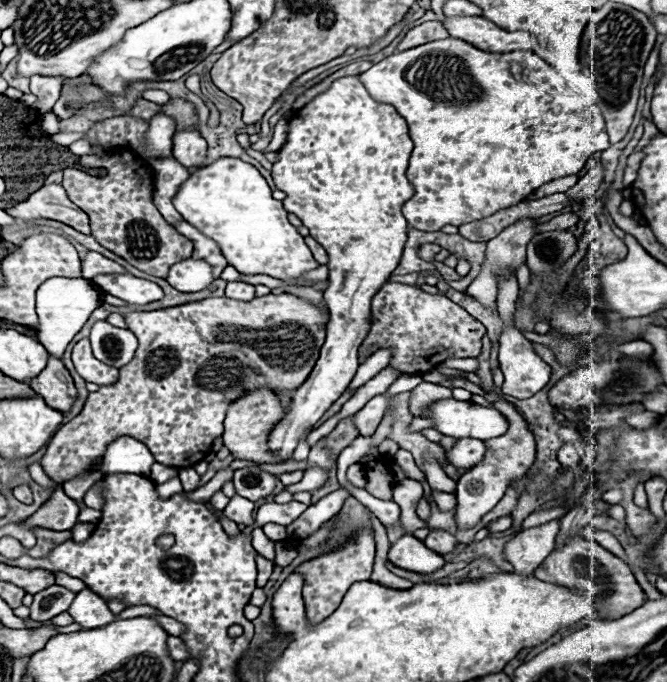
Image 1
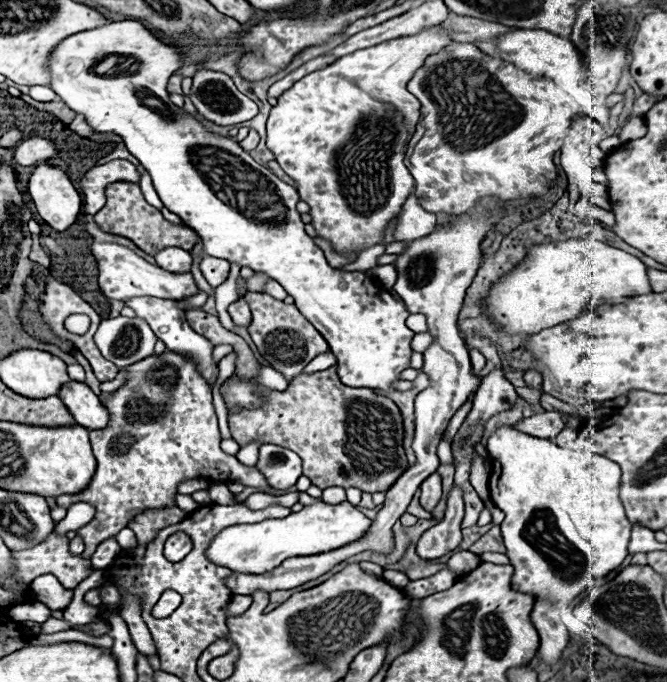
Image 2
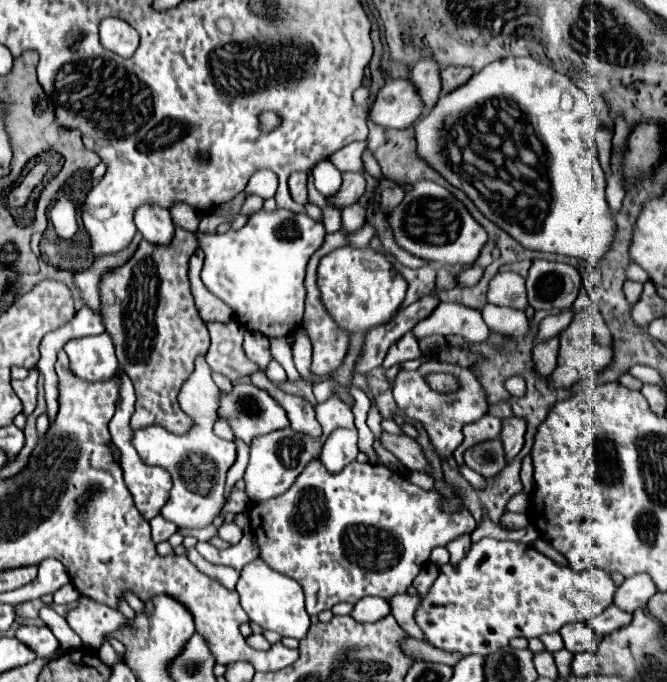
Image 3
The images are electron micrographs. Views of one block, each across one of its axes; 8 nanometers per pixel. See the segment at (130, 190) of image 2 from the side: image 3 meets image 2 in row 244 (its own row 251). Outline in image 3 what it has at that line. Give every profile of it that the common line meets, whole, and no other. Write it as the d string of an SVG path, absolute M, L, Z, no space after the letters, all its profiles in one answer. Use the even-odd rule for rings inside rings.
M178 228L178 236L174 236L174 244L170 248L158 248L140 242L136 254L128 264L116 268L114 272L106 274L100 282L100 296L102 296L102 312L106 312L106 332L110 332L120 368L128 374L136 388L136 412L132 416L134 428L146 426L162 426L172 434L184 434L190 430L190 416L182 412L178 406L178 392L188 376L194 372L194 360L200 354L208 352L210 334L204 320L198 316L194 306L194 298L190 294L190 280L188 280L188 258L198 248L196 234Z

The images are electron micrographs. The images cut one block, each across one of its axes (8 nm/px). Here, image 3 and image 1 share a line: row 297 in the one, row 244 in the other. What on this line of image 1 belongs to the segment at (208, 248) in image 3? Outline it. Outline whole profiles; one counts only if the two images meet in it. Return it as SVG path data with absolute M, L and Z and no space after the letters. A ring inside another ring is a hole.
M224 156L192 172L178 188L174 206L186 222L218 244L222 256L240 274L268 274L280 280L298 280L318 268L304 238L288 222L288 212L282 202L272 198L272 188L266 178L240 158Z

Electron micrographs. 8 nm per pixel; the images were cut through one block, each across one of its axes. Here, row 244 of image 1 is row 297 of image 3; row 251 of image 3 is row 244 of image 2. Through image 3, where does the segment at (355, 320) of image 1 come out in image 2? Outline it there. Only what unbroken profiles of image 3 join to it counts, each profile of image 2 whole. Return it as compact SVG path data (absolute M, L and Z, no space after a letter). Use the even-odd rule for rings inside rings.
M438 24L412 36L402 36L356 50L338 58L330 66L304 76L282 96L278 96L278 104L272 106L266 124L266 144L274 152L282 170L298 182L300 198L310 204L312 226L318 236L330 240L338 252L360 252L380 244L388 222L398 216L402 204L410 196L414 178L402 160L406 154L406 144L416 132L422 104L408 92L406 86L414 72L424 64L426 56L440 52L450 44L452 38L448 30Z

